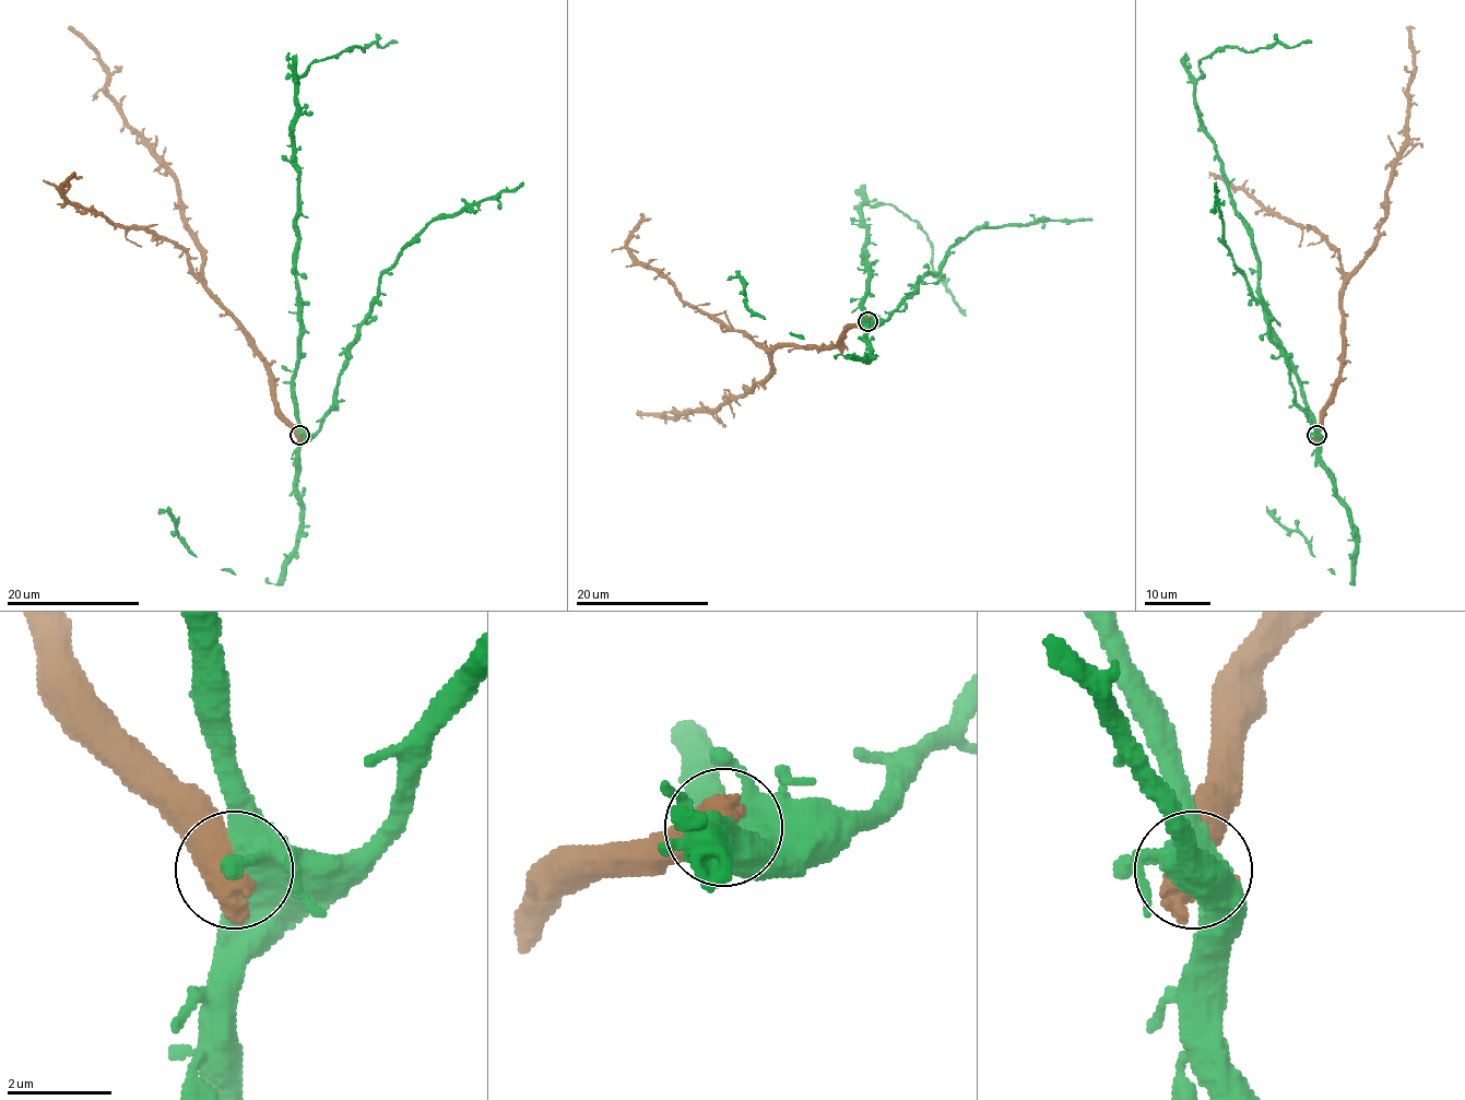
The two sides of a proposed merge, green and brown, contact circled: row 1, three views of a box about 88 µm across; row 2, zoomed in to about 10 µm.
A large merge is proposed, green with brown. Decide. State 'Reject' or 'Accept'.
Reject

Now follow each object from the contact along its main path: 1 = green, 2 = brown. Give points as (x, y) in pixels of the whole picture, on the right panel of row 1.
1: (1318, 435), (1269, 327), (1253, 231), (1201, 126), (1194, 81), (1215, 51), (1311, 42)
2: (1318, 435), (1343, 356), (1343, 288), (1373, 241), (1392, 161), (1405, 139), (1414, 64), (1405, 27)

